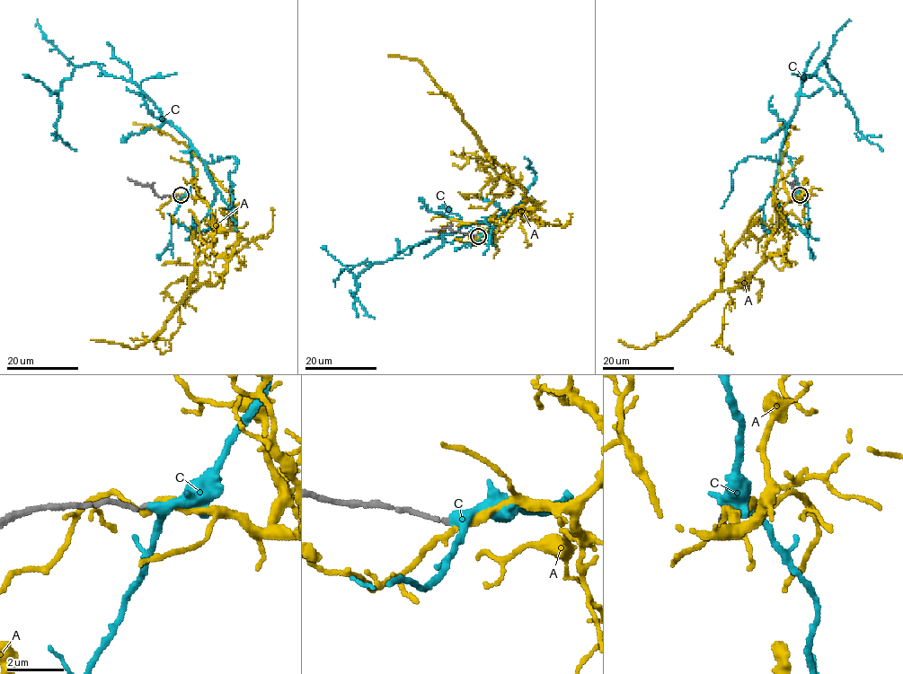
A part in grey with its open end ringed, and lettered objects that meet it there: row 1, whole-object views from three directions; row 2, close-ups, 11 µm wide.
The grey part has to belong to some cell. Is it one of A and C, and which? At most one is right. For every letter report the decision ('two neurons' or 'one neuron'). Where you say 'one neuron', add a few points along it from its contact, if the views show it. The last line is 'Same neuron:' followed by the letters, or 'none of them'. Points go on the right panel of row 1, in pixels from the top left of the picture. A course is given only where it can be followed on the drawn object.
A: two neurons
C: one neuron; it runs (799, 195), (782, 142), (800, 84), (822, 62), (854, 113), (857, 129), (882, 150)
Same neuron: C

